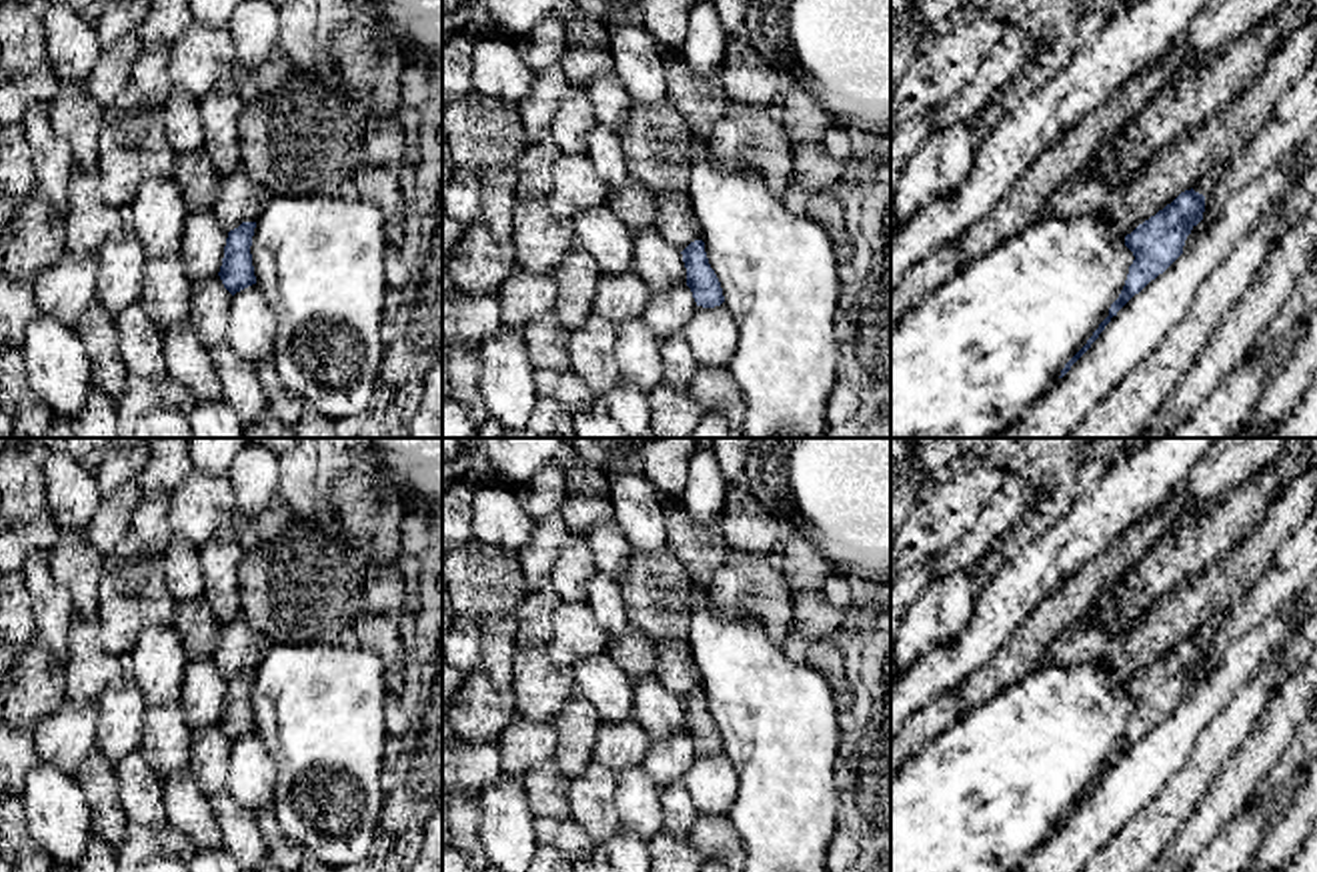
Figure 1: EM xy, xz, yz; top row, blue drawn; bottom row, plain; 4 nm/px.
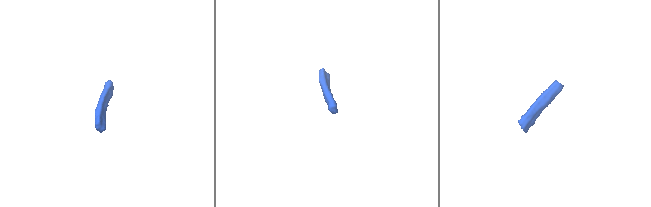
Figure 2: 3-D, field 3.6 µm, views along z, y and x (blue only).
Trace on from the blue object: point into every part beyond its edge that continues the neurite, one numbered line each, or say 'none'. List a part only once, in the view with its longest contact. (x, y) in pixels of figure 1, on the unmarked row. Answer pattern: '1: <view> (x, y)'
1: yz (1207, 630)

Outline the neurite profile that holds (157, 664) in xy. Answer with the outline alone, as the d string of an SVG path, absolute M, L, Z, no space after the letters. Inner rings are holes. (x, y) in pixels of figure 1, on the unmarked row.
M152 624L142 630L124 664L146 706L180 700L188 656L174 624Z

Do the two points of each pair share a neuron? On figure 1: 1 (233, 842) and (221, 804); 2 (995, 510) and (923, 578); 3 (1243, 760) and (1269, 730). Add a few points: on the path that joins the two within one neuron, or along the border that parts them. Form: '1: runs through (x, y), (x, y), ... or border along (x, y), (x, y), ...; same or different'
1: runs through (233, 832), (233, 818), (229, 814); same
2: runs through (985, 530), (959, 556), (943, 564); same
3: runs through (1251, 752), (1265, 738); same

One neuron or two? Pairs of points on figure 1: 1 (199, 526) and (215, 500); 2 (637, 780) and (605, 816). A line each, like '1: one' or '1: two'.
1: one
2: two

